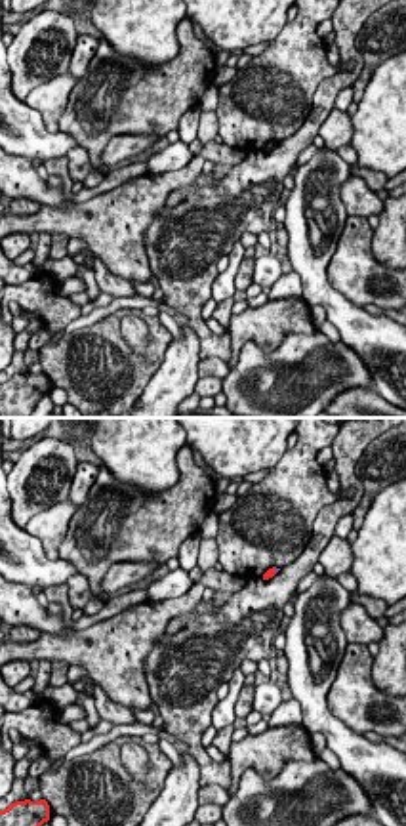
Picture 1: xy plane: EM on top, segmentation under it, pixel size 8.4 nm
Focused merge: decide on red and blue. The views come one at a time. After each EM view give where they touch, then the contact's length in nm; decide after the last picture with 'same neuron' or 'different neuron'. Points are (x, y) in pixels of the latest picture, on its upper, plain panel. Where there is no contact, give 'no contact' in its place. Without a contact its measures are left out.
no contact

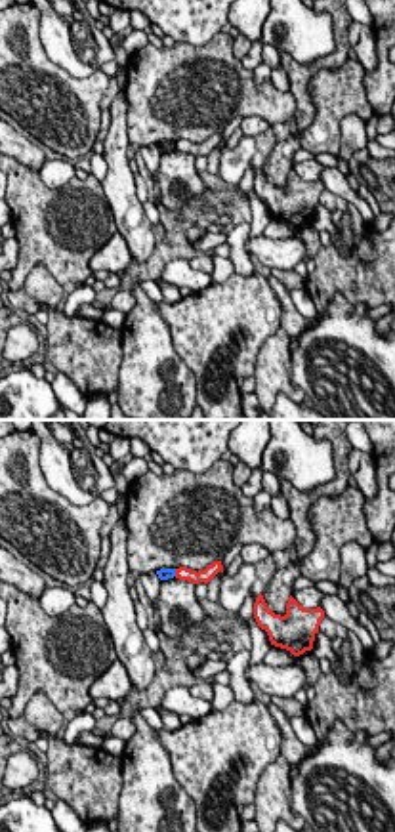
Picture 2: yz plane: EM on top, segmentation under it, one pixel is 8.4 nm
contact (176, 145); length 70 nm

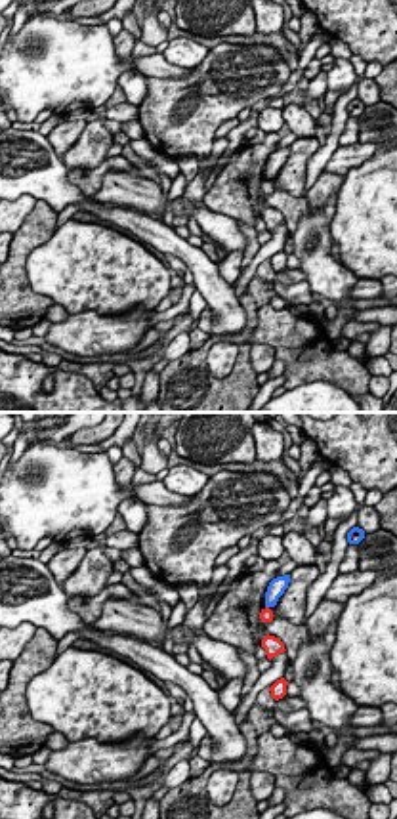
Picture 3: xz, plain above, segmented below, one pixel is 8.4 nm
no contact

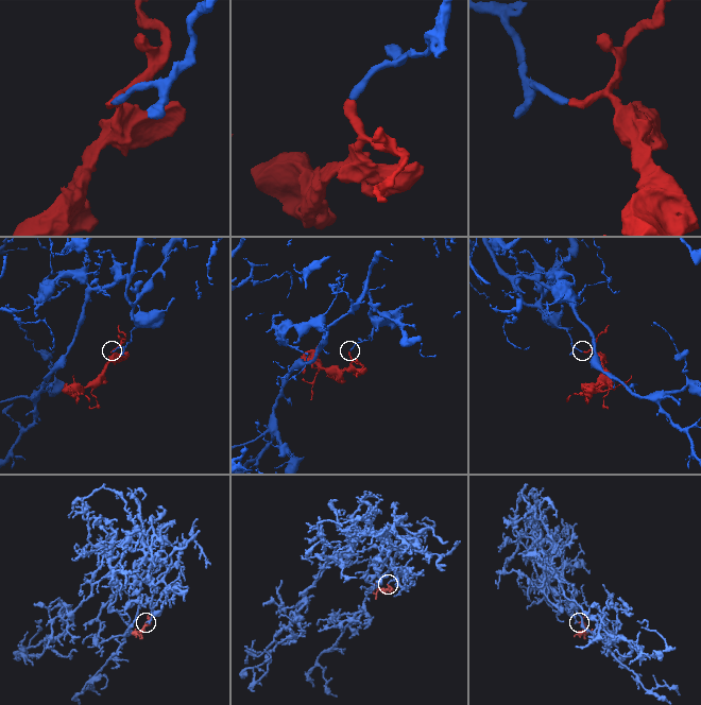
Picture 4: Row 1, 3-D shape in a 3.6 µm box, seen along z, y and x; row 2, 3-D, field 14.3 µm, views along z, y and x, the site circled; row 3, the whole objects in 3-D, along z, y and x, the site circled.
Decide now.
different neuron

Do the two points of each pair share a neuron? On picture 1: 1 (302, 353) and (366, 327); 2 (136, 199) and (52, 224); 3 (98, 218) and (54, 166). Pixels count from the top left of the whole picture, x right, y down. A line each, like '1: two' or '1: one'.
1: two
2: one
3: two

